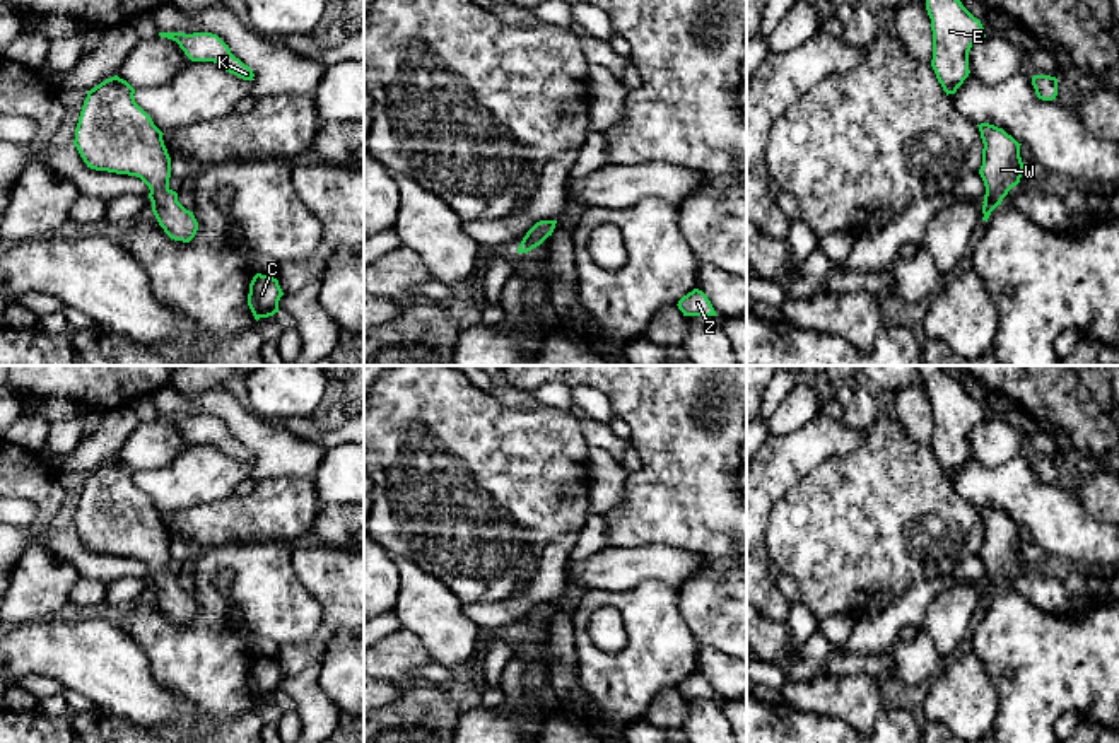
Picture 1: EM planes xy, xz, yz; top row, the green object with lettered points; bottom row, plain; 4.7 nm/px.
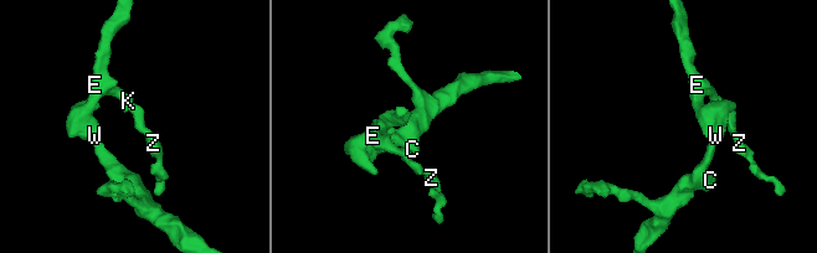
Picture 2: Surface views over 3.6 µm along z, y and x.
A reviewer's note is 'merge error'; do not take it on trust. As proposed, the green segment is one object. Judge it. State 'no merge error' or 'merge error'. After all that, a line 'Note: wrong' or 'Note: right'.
no merge error
Note: wrong

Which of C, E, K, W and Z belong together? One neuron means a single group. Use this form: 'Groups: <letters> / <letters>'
Groups: C E K W Z

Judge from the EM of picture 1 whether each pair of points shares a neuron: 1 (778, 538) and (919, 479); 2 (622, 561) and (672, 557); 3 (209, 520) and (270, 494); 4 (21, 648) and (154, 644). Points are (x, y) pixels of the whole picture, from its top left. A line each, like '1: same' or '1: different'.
1: same
2: same
3: same
4: different

